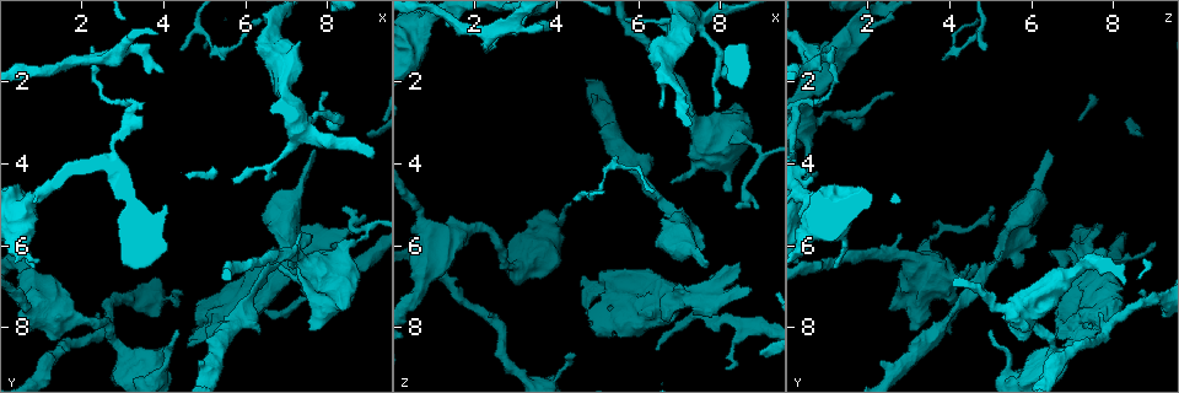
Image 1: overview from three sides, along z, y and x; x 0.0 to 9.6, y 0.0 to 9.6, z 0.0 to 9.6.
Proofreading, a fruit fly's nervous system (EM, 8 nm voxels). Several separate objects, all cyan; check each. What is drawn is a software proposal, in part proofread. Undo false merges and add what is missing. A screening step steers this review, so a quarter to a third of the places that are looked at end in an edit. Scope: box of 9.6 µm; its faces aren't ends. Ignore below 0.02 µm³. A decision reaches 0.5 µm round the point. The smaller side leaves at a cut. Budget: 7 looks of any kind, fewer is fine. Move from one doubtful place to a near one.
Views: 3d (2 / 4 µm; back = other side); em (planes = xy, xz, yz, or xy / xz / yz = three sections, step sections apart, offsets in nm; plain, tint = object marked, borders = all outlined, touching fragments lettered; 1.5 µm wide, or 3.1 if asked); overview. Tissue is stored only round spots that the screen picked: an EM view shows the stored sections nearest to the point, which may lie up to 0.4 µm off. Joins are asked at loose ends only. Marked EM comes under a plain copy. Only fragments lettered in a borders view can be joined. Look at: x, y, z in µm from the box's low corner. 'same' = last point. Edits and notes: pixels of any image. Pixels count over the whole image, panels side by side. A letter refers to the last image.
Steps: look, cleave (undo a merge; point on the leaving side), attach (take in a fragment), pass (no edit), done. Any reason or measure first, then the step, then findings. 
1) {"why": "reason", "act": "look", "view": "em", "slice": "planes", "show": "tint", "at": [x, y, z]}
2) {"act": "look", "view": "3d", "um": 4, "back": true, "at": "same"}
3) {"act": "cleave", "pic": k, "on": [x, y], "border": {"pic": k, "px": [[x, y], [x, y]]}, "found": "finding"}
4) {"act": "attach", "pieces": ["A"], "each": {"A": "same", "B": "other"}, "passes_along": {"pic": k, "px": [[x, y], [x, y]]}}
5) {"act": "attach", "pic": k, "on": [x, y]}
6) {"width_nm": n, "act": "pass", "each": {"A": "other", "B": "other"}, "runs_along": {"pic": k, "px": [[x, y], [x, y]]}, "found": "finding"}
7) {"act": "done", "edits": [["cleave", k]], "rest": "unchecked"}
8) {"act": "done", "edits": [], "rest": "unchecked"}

{"act": "look", "view": "em", "slice": "yz", "step": 8, "show": "tint", "at": [7.60, 3.60, 6.40]}

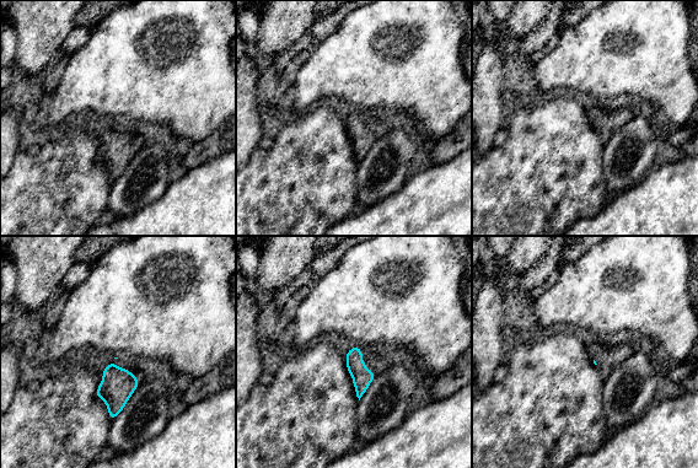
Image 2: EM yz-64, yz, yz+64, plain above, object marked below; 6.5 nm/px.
{"why": "cut it another way", "act": "look", "view": "em", "slice": "xz", "step": 4, "show": "borders", "at": "same"}

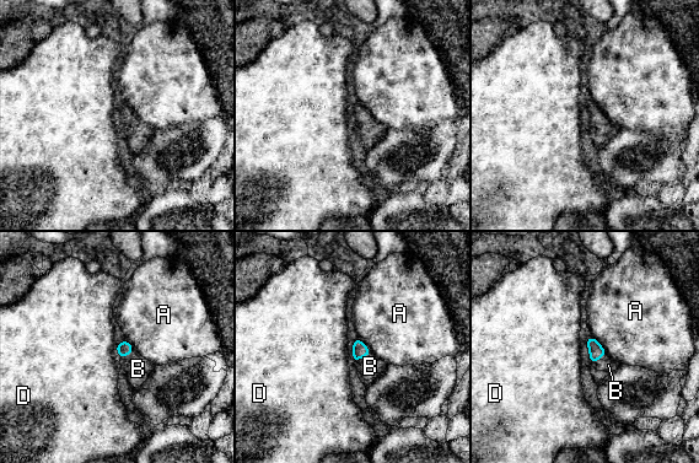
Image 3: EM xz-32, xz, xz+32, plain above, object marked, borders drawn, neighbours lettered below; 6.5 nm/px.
{"longest_contact_nm": ["A", 170], "act": "attach", "pieces": ["B"], "each": {"A": "other", "B": "same", "D": "other"}, "passes_along": {"pic": 3, "px": [[360, 350], [363, 356], [370, 366]]}, "found": "it goes on there"}

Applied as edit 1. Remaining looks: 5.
{"why": "see it whole again", "act": "look", "view": "overview"}

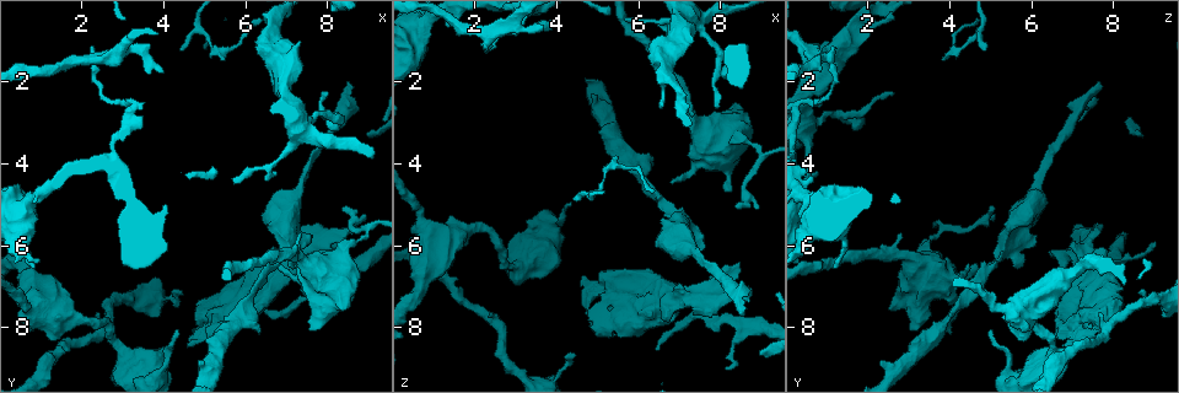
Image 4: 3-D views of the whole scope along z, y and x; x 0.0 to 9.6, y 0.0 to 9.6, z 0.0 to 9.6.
{"why": "free end", "act": "look", "view": "3d", "um": 2, "at": [8.80, 5.65, 7.05]}

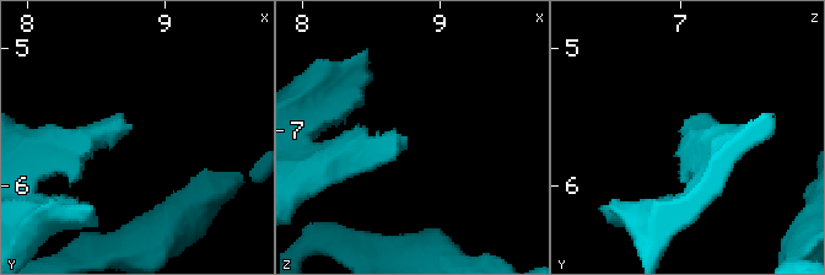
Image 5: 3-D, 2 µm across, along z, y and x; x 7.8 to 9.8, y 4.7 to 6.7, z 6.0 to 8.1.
{"act": "look", "view": "em", "slice": "xy", "step": 8, "show": "tint", "at": [8.74, 5.60, 7.04]}

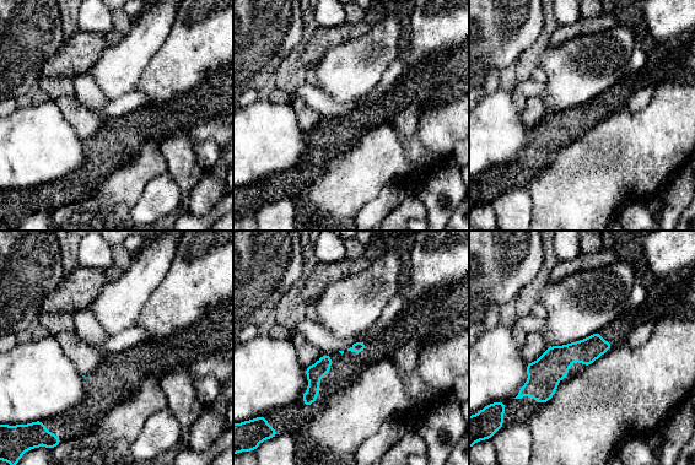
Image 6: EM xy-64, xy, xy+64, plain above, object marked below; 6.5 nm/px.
{"act": "look", "view": "em", "slice": "xz", "step": 8, "show": "borders", "at": "same"}

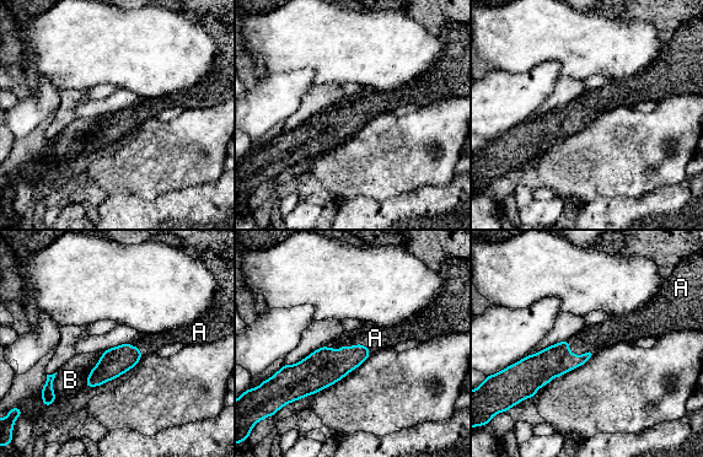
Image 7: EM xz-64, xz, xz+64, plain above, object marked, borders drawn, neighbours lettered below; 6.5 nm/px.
{"act": "attach", "pieces": ["A"], "each": {"A": "same", "B": "other"}, "found": "it goes on there"}

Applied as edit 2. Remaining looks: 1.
{"act": "done", "edits": [["attach", 3], ["attach", 7]], "rest": "unchecked"}

